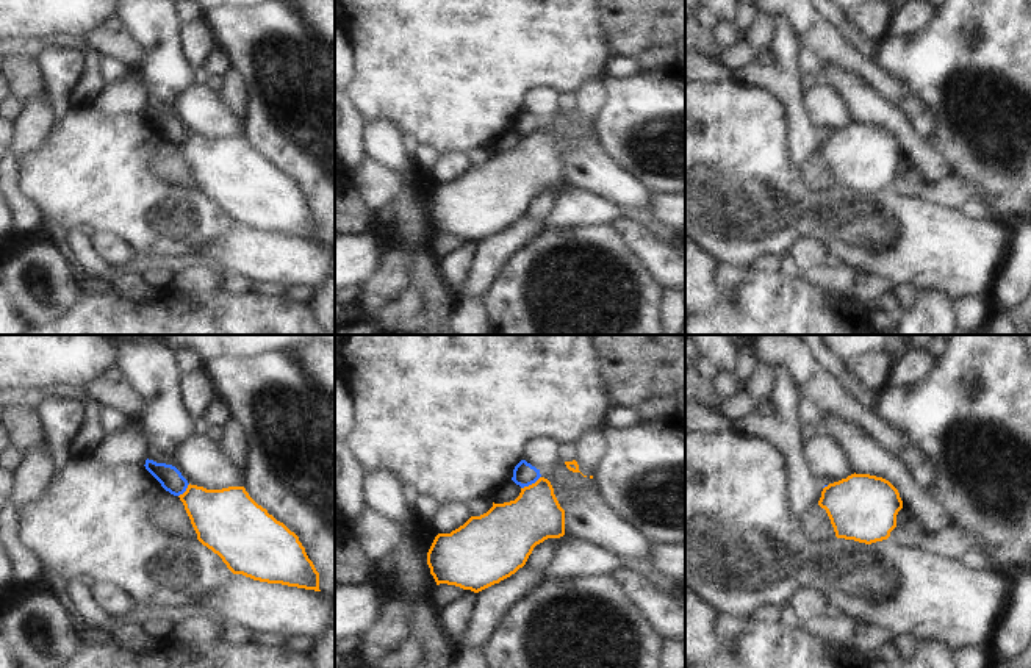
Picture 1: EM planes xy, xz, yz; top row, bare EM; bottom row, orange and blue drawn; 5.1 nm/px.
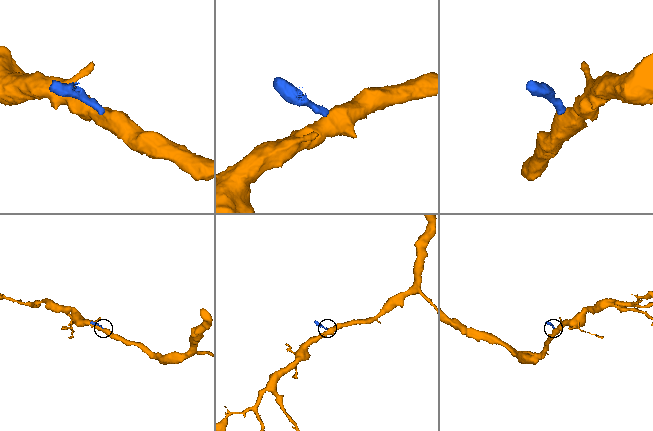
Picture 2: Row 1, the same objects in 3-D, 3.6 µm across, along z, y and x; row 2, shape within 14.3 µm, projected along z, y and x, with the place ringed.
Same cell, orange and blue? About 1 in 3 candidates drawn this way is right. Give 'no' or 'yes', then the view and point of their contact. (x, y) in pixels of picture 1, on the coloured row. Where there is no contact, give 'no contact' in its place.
no; meets orange in xz at (532, 484)

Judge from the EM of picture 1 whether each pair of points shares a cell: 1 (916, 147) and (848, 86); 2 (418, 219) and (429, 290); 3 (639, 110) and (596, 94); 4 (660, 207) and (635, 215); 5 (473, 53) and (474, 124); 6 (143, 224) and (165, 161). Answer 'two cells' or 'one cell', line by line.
1: one cell
2: one cell
3: two cells
4: two cells
5: one cell
6: two cells

